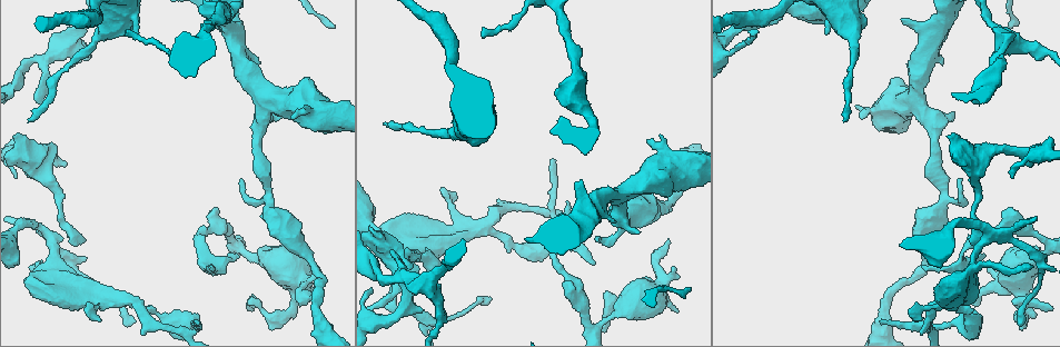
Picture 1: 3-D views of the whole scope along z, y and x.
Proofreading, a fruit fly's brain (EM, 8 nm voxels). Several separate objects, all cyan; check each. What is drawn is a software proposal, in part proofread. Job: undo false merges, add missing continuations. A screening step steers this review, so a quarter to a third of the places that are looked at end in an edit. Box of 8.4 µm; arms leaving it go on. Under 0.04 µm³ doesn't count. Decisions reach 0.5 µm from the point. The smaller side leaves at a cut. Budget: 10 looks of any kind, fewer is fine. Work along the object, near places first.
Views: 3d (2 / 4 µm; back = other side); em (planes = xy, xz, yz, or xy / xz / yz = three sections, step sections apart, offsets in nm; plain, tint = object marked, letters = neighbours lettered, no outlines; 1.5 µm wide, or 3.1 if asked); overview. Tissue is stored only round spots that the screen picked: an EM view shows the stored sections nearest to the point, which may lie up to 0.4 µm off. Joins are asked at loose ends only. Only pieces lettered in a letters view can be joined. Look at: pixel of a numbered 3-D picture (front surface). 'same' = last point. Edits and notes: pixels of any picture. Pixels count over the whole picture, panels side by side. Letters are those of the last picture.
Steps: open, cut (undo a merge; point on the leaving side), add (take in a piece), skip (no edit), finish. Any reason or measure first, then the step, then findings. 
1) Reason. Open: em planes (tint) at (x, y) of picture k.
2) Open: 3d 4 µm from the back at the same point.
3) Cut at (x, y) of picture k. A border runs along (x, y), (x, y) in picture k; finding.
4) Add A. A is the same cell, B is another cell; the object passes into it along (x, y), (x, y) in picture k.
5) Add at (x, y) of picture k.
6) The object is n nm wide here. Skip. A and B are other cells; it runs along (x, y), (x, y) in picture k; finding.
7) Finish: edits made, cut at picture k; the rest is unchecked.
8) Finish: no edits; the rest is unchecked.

Four arms meet. Open: 3d 2 µm at (985, 237) of picture 1.

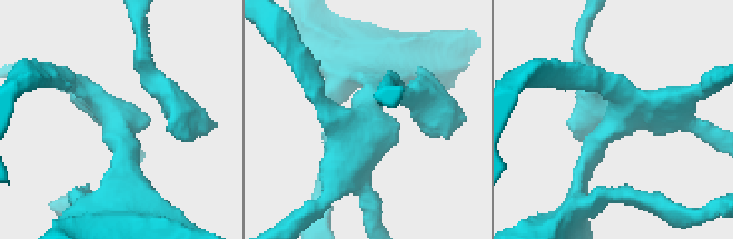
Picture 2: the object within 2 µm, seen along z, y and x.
Need the tissue. Open: em xy step 8 (letters) at (371, 122) of picture 2.

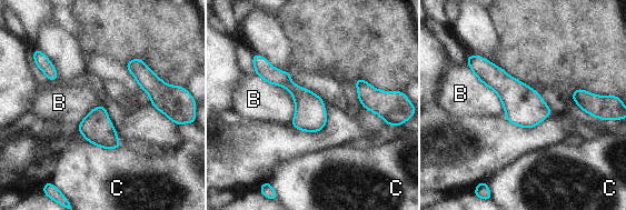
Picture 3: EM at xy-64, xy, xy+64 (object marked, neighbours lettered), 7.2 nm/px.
The object is 220 nm wide here. Skip. B and C are other cells; one neuron here.

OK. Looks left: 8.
Thin end. Open: em xy step 4 (tint) at (984, 257) of picture 1.

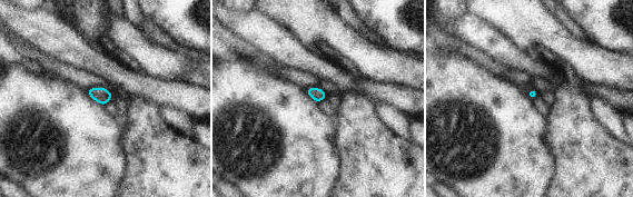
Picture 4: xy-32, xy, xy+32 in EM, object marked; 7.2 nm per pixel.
What lies round it. Open: em xy step 4 (letters) at the same point.

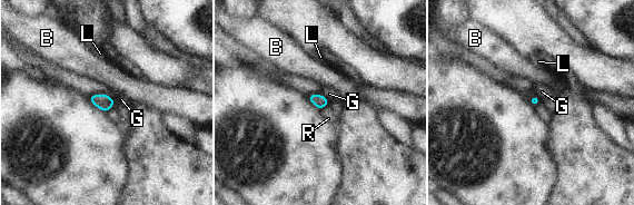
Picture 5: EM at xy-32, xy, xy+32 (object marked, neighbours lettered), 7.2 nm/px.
The longest contact is with G, 90 nm. Skip. B, G, L and R are other cells; none of them fits.

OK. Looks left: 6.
Sudden change in width. Open: em planes (letters) at (159, 314) of picture 1.

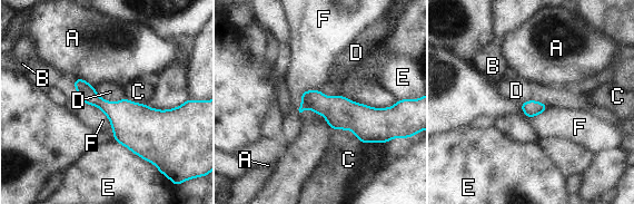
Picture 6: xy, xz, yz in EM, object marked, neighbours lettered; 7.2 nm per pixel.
The object is 120 nm wide here. Skip. A, B, C, D, E and F are other cells; a border runs along (93, 88), (110, 102), (124, 98) in picture 6; one neuron here.

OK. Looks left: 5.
An open end. Open: 3d 4 µm at (669, 242) of picture 1.

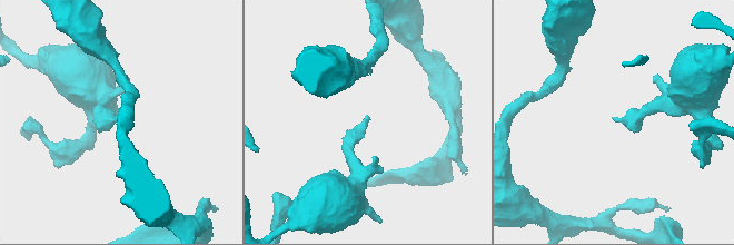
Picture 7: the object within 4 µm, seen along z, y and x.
Open: em planes (letters) at (616, 121) of picture 7.

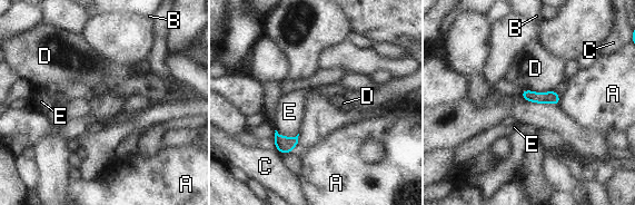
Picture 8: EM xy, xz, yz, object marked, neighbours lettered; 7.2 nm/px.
Skip. A, B, C, D and E are other cells; it runs along (524, 93), (557, 99) in picture 8; none of them fits.

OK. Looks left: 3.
Finish: no edits; the rest is unchecked.

